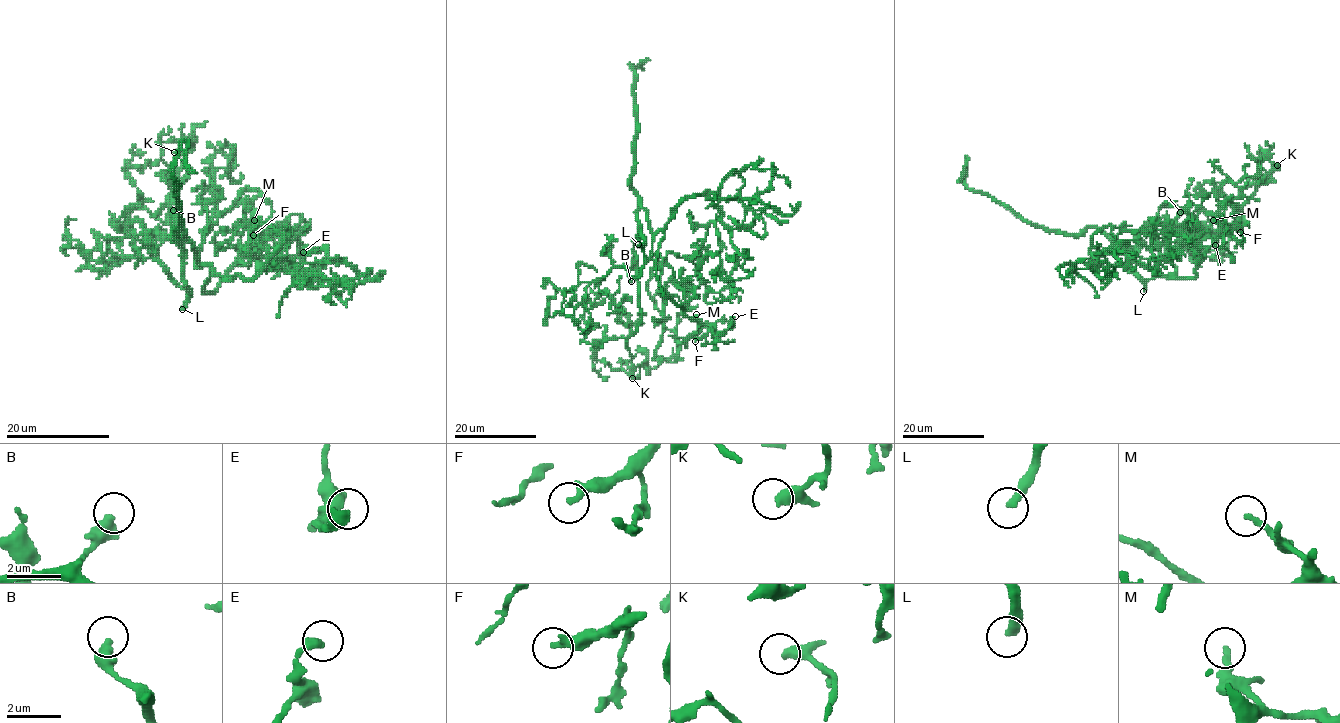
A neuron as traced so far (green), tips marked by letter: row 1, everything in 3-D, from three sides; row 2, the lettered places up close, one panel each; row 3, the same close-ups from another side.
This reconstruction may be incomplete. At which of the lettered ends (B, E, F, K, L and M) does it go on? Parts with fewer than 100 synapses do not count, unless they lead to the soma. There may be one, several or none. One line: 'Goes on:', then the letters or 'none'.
Goes on: L

